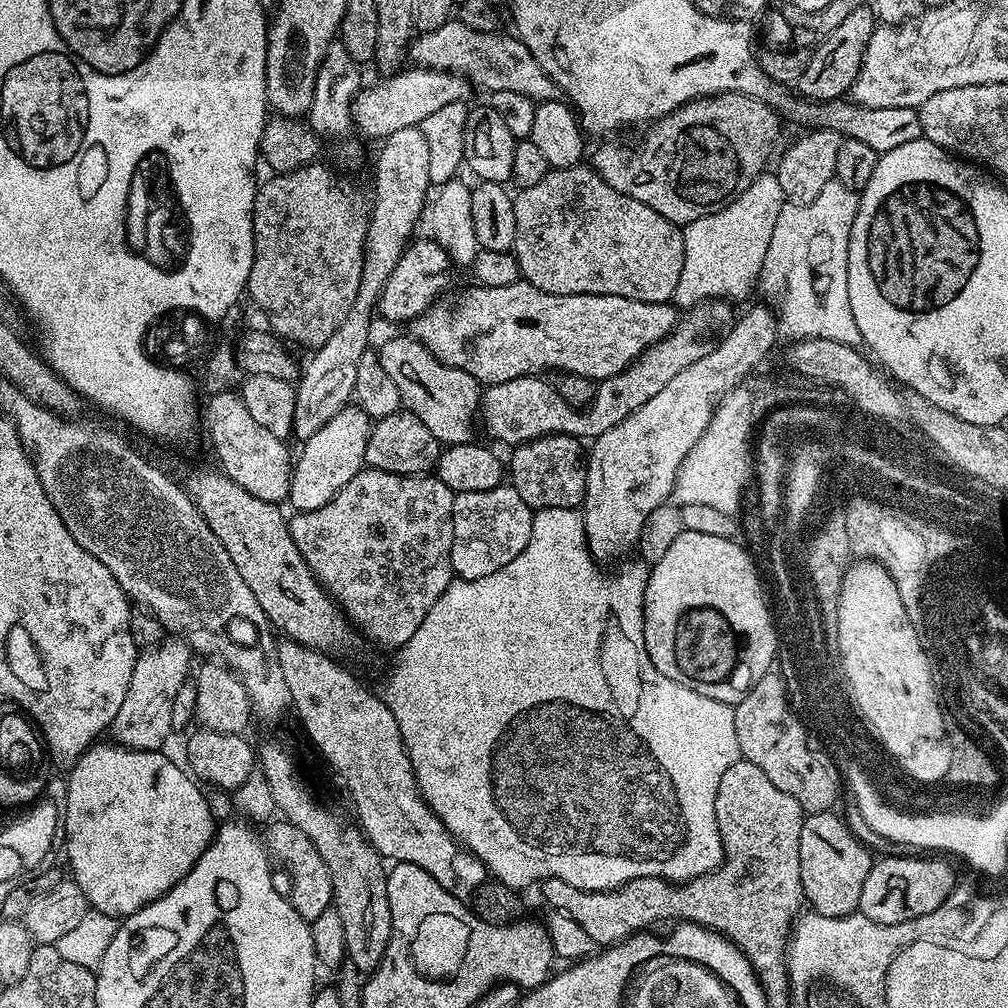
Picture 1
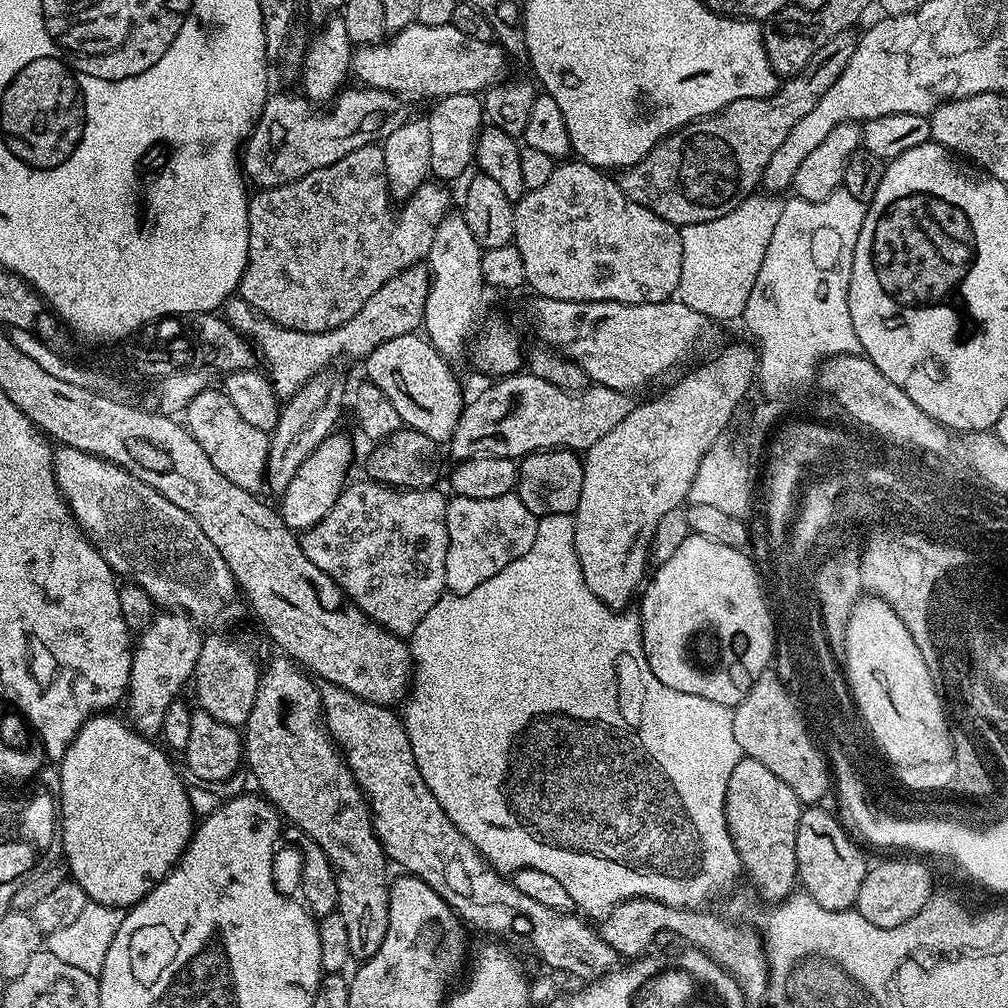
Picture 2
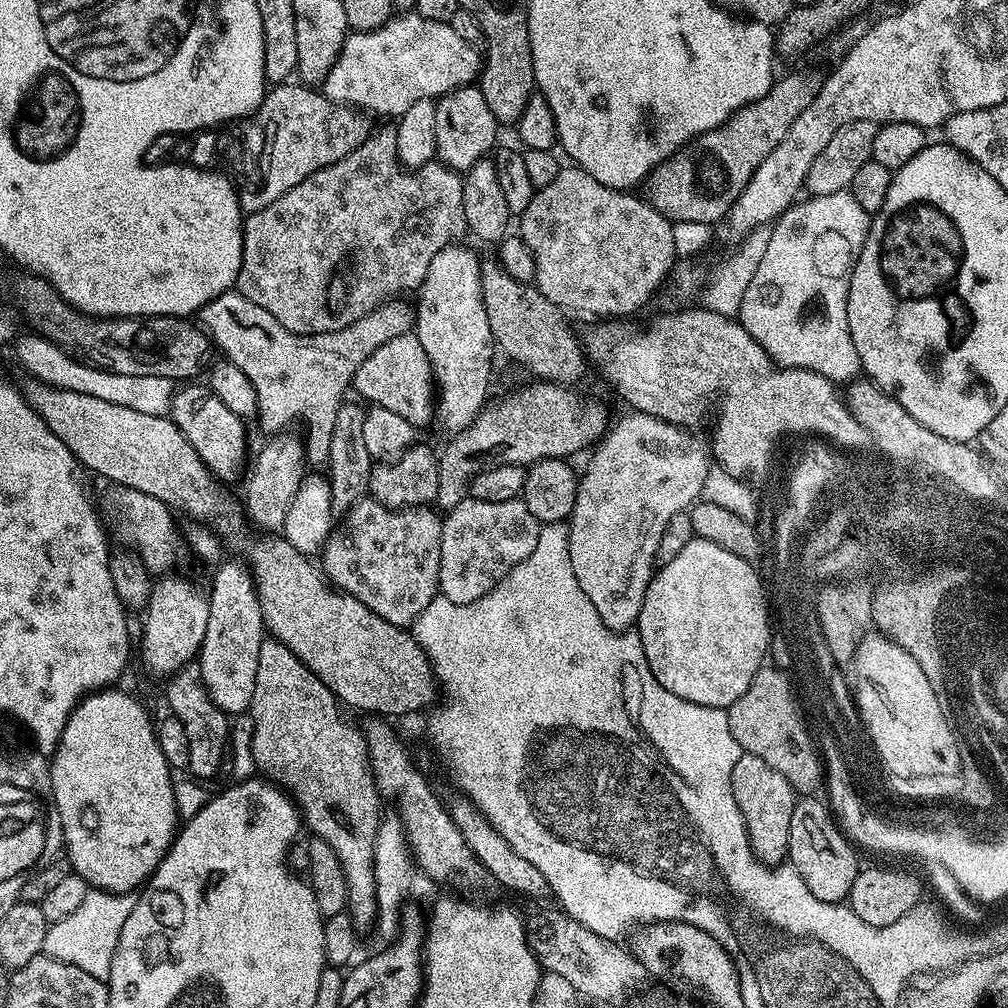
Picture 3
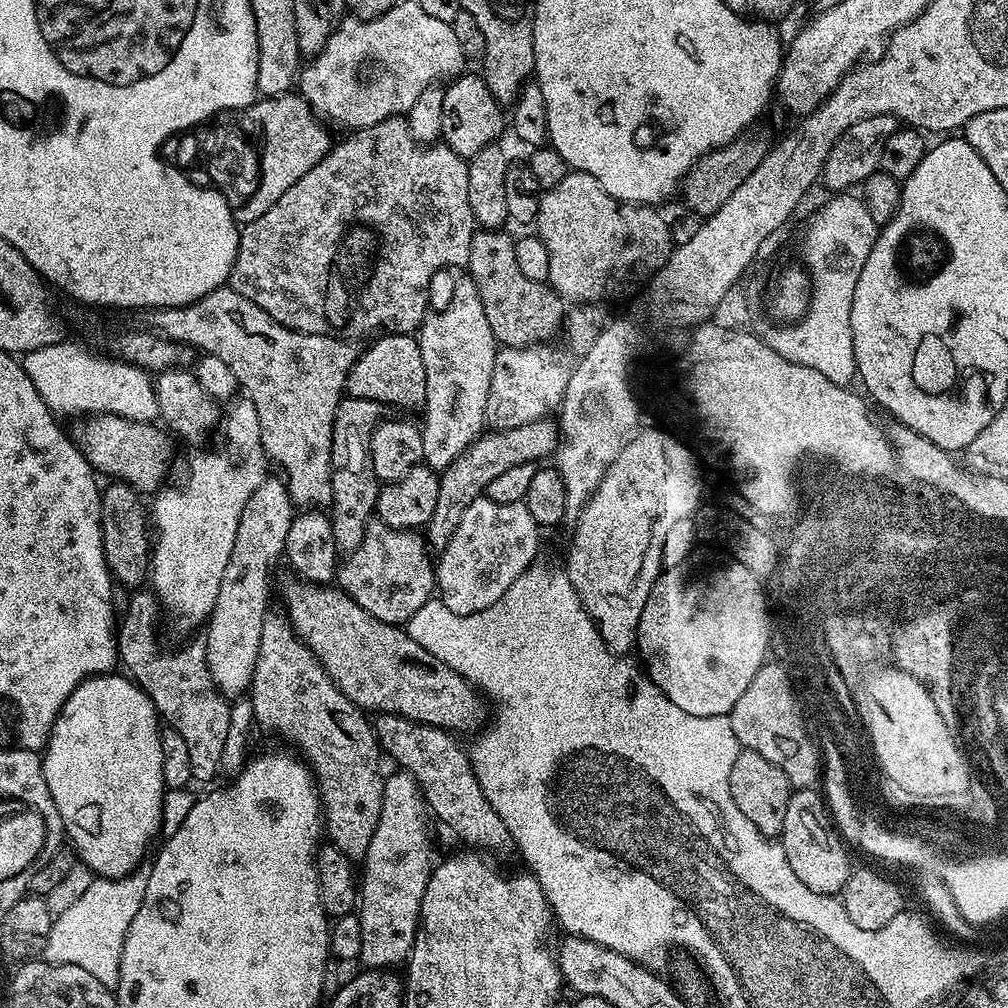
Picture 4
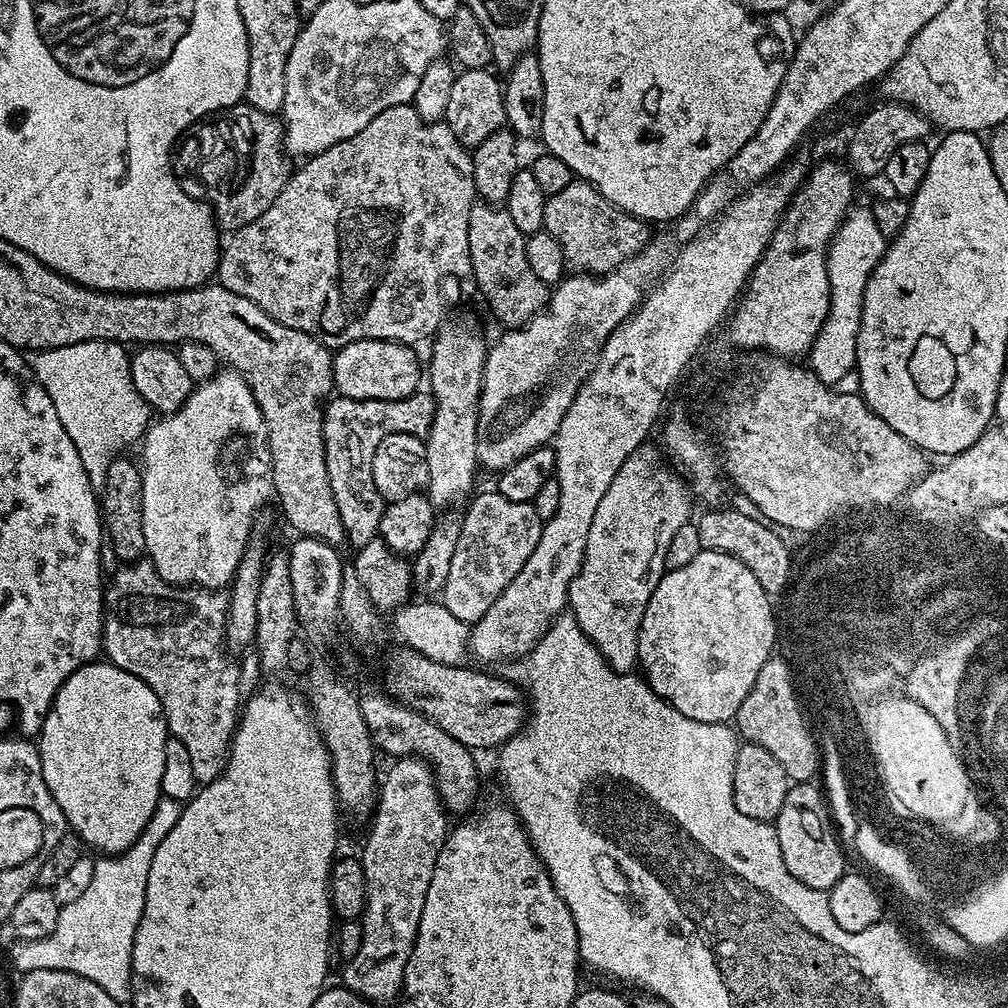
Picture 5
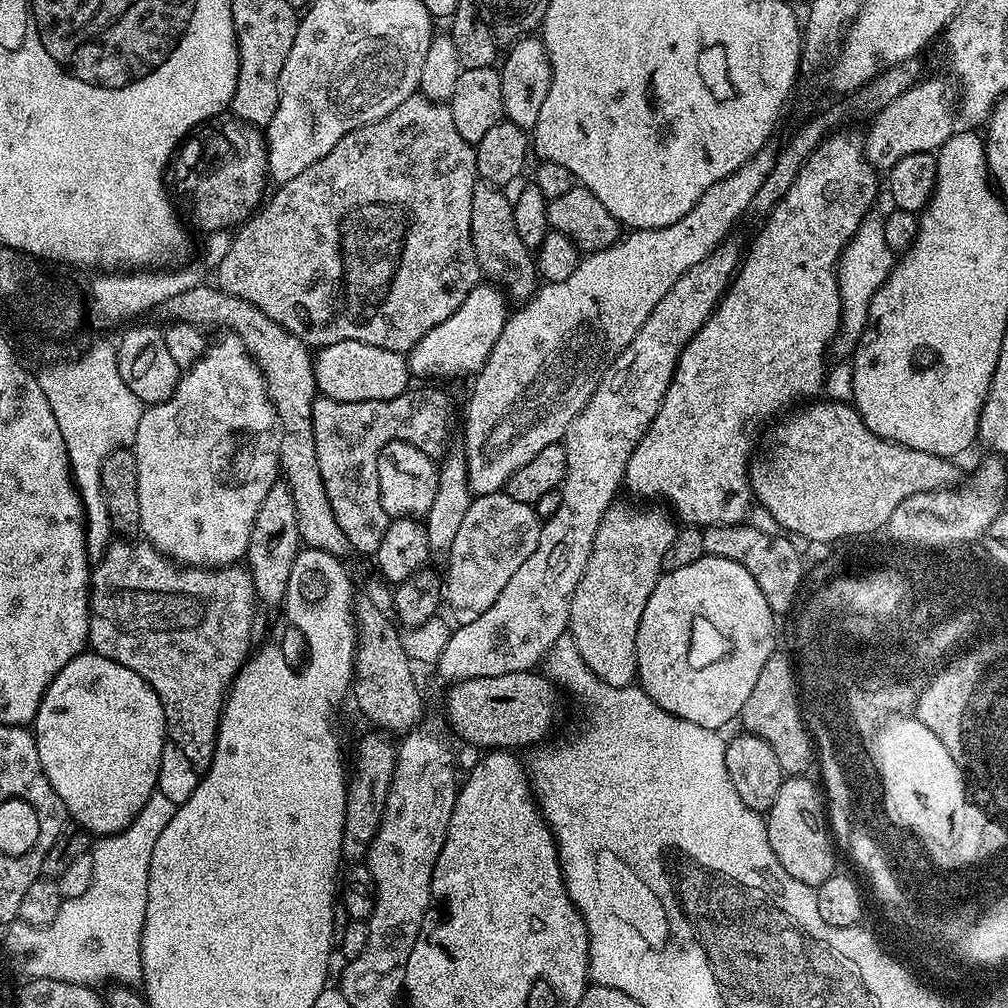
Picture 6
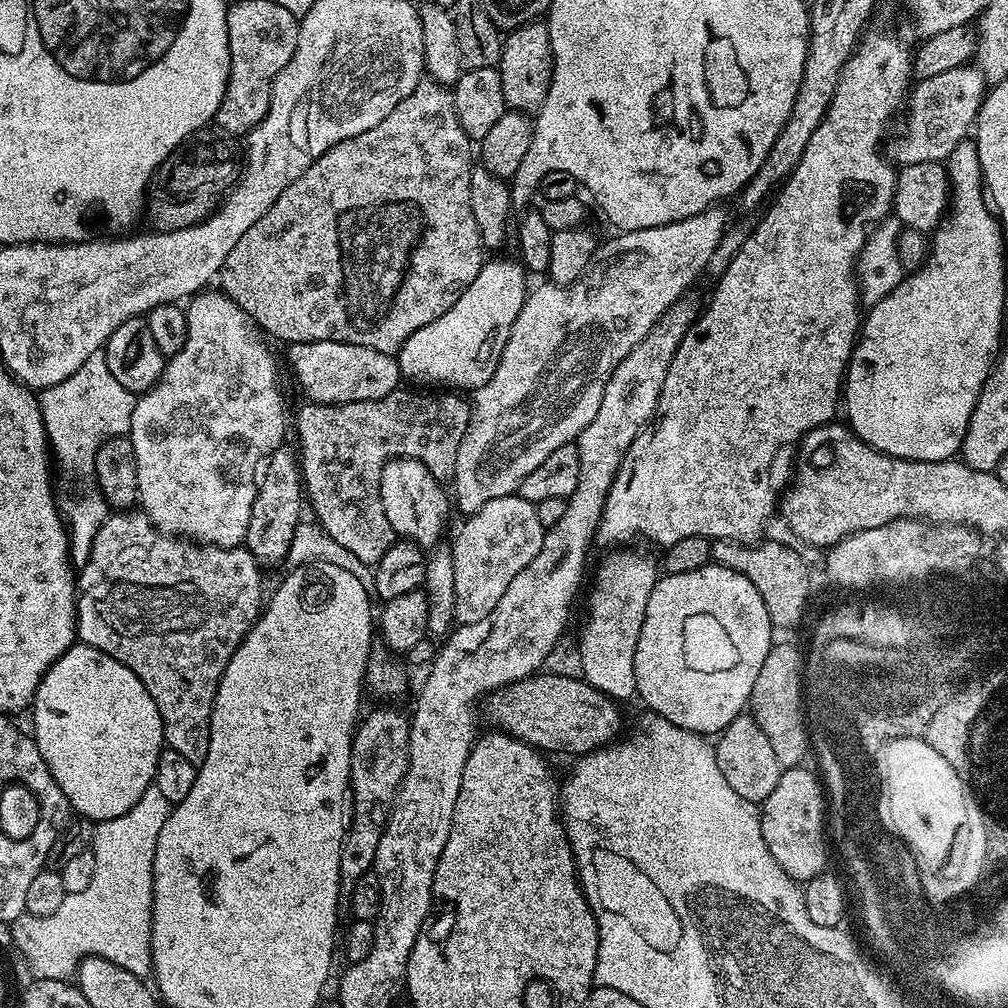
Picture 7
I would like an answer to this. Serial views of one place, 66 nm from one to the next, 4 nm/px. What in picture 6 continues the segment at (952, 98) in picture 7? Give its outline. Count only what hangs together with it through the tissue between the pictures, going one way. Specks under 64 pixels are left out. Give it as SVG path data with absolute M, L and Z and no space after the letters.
M921 79L898 98L890 101L885 109L871 117L868 125L872 125L869 126L868 132L863 133L864 157L872 163L873 168L889 170L908 154L922 154L923 152L935 154L952 136L954 129L957 127L956 120L958 121L958 108L954 103L954 88L952 96L952 88L946 81Z

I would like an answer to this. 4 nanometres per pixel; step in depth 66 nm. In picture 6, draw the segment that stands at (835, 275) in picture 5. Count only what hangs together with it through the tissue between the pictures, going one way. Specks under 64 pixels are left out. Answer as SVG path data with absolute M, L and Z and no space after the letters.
M869 214L858 226L858 230L848 239L848 244L840 256L840 262L836 269L836 277L840 283L840 301L842 302L842 314L840 315L840 331L834 341L834 352L847 357L855 353L856 343L860 335L864 333L864 327L860 325L860 312L858 308L868 308L874 298L874 294L886 282L886 278L892 273L894 253L890 246L886 246L886 230L883 219L876 214Z

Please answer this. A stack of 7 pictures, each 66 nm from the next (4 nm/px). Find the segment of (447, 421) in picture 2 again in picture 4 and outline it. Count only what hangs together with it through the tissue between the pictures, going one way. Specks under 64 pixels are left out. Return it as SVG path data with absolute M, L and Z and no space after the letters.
M384 334L368 349L357 355L354 366L348 372L349 397L357 396L363 400L376 400L382 406L393 404L396 408L419 409L424 403L424 375L420 341L412 334Z

